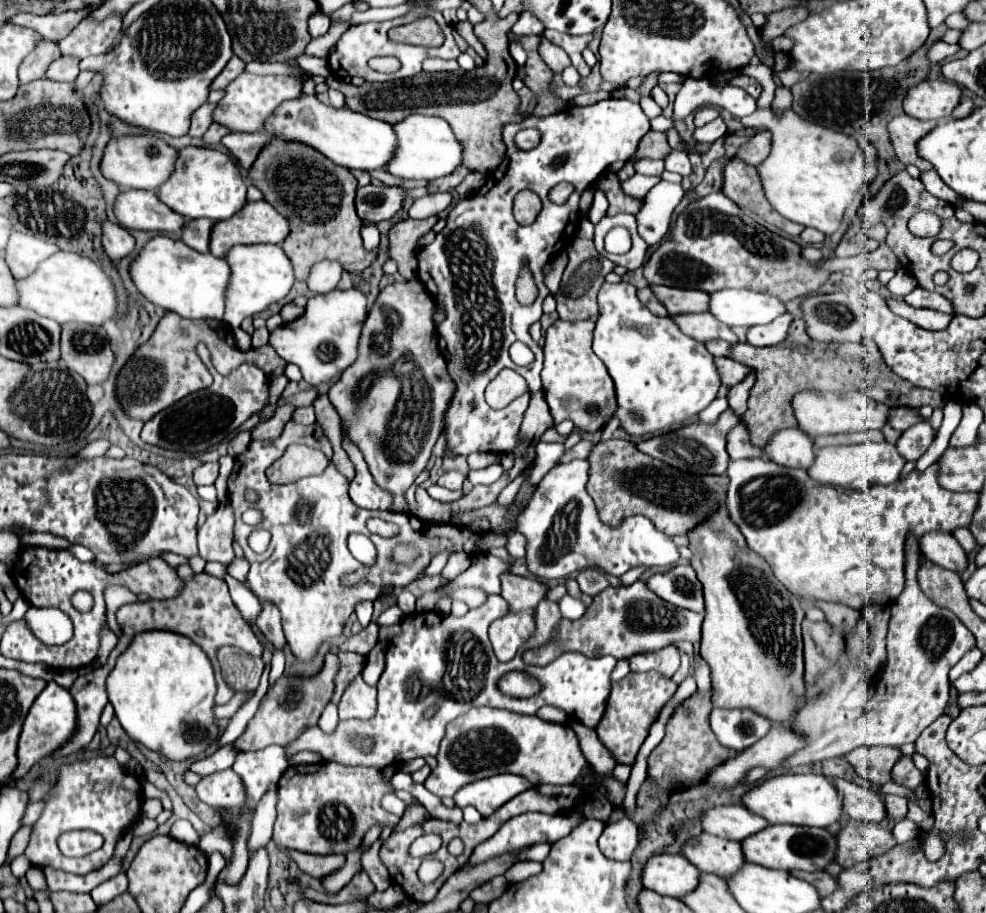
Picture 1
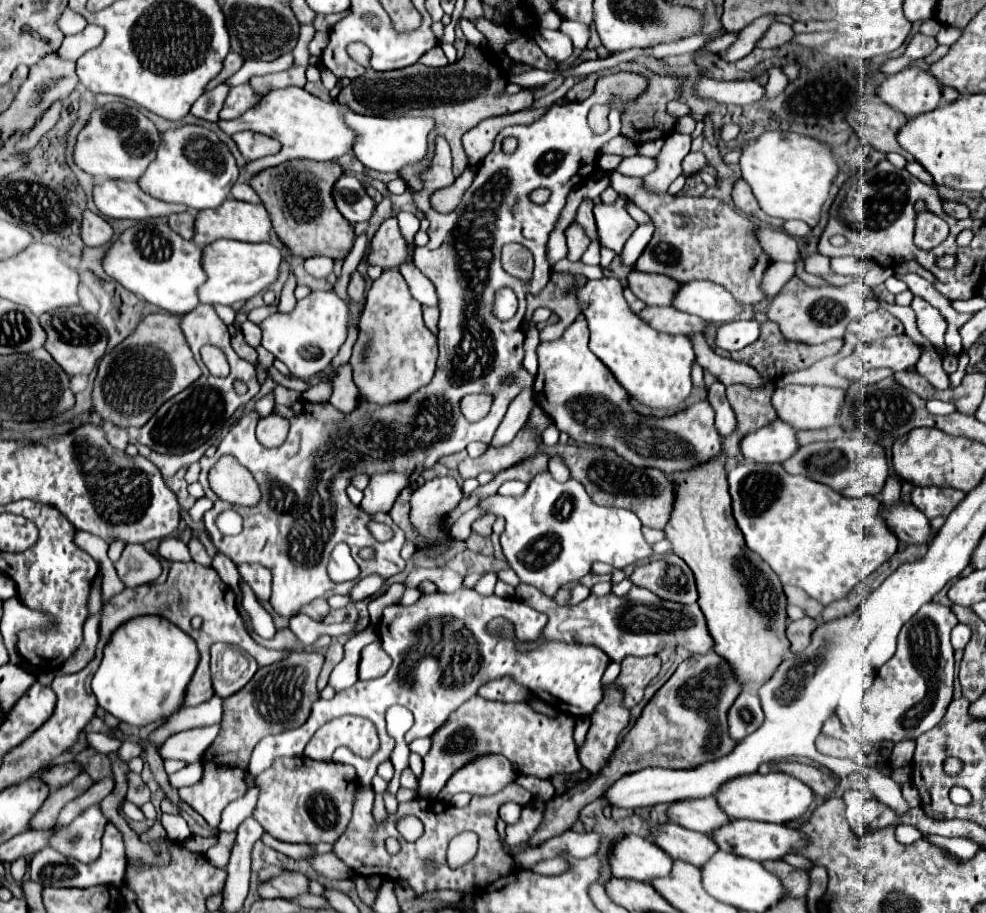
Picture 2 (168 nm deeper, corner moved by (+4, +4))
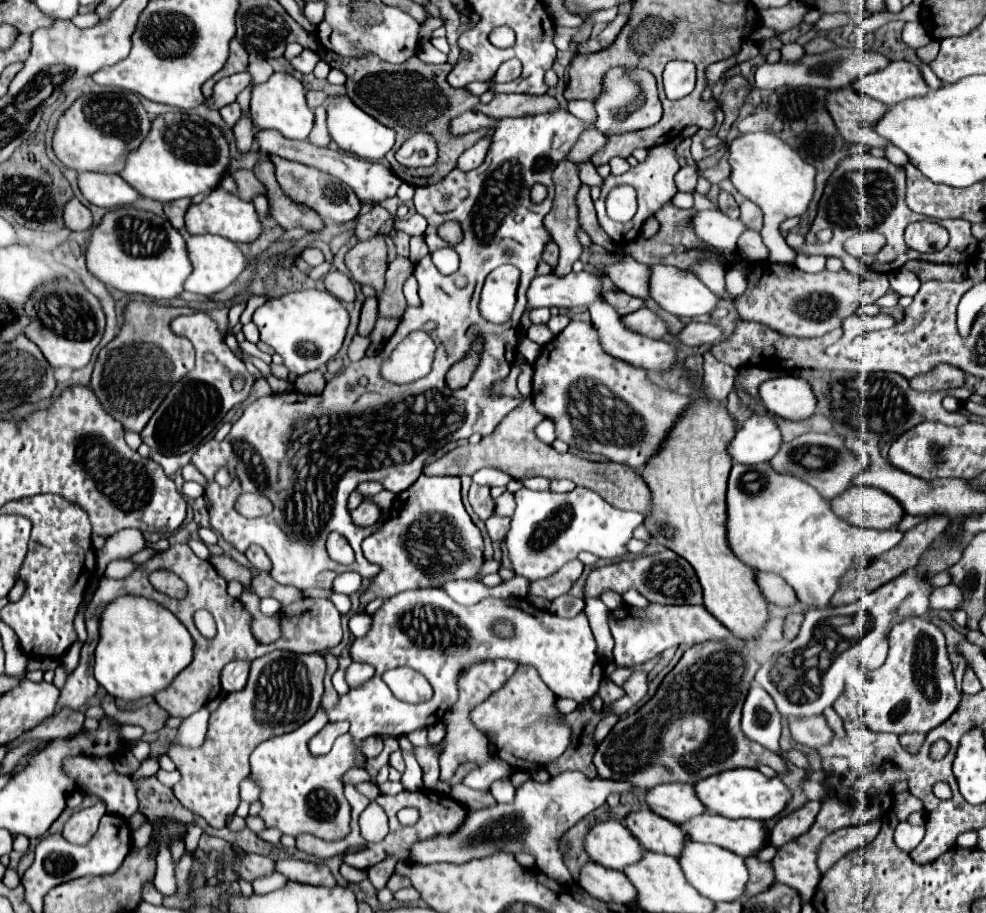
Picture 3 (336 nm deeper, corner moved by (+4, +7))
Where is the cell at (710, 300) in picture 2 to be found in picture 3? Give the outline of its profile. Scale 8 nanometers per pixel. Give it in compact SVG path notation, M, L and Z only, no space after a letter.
M650 266L648 290L650 298L660 308L678 318L710 314L718 304L718 296L708 290L692 272L676 270L674 266Z

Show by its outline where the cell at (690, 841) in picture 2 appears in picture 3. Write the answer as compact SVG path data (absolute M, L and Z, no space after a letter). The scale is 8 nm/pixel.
M652 810L630 812L626 816L626 828L646 850L662 852L670 856L680 854L686 838L676 824L668 822L666 818L660 818Z

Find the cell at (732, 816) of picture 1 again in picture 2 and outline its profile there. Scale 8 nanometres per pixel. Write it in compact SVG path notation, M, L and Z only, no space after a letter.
M716 797L672 803L668 809L668 817L672 823L678 823L690 831L700 831L706 835L732 821L718 805Z

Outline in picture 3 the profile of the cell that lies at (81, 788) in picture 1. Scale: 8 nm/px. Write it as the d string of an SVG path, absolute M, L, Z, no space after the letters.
M98 800L94 806L84 808L74 812L66 826L64 826L64 838L68 838L68 842L72 844L86 844L88 838L92 838L92 834L98 828L100 818L106 814L106 804L102 800Z

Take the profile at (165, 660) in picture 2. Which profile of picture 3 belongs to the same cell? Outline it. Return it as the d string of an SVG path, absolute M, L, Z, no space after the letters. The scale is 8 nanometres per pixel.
M120 596L100 616L100 640L96 646L94 676L108 694L126 702L154 696L164 690L190 662L192 636L164 606L142 596Z

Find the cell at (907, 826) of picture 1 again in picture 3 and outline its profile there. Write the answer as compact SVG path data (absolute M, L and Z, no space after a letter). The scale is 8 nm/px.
M900 822L896 826L896 832L894 832L894 842L904 852L910 852L912 848L916 848L920 844L924 834L926 834L926 826L924 824L922 826L912 826L908 822Z

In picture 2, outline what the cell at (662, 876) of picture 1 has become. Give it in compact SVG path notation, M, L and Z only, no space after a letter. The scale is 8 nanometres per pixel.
M624 835L614 843L610 865L614 877L652 883L672 871L674 859L656 843L638 835Z

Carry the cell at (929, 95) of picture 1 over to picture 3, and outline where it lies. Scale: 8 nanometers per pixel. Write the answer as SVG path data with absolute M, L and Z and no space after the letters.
M892 60L886 68L860 76L854 82L854 88L868 98L884 102L886 106L894 106L896 102L916 98L930 90L920 68L906 60Z

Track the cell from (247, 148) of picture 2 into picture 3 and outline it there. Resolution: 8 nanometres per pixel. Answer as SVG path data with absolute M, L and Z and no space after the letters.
M260 130L256 134L256 140L258 140L262 152L278 154L282 158L288 158L288 160L318 168L322 172L328 172L328 174L340 178L342 182L346 182L354 190L354 194L358 196L358 200L362 204L372 204L374 206L374 204L382 202L382 200L386 200L386 198L392 198L396 194L398 186L402 184L402 180L392 172L392 168L382 164L382 162L368 162L368 160L362 160L362 158L346 154L346 152L336 152L336 150L330 150L330 148L316 148L310 142L288 140L278 130Z

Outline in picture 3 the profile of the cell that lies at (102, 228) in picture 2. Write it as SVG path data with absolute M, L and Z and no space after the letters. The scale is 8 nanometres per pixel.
M70 198L66 204L64 204L64 224L66 228L70 230L88 230L92 226L92 214L90 210L76 198Z

